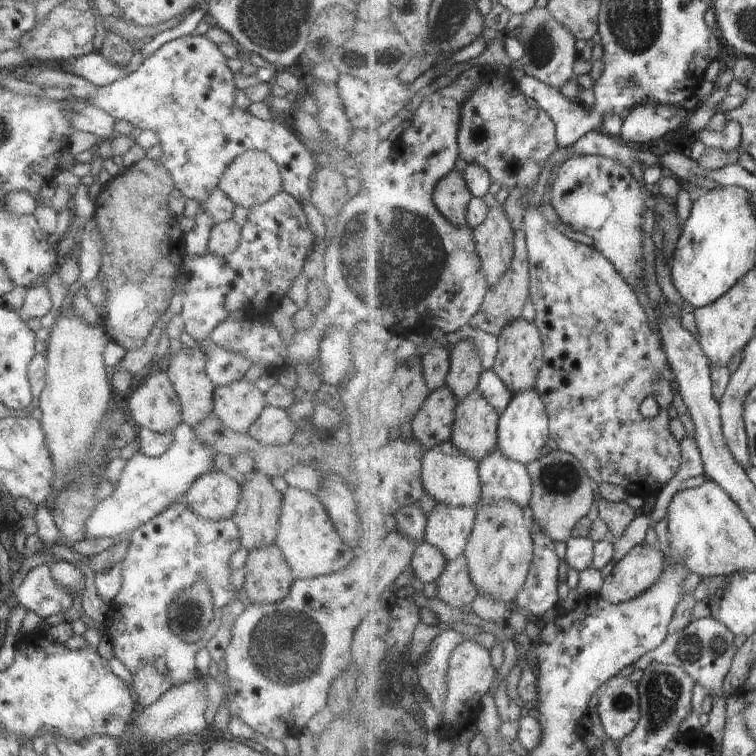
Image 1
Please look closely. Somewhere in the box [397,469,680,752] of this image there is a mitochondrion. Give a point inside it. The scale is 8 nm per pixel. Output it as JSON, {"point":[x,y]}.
{"point":[621,701]}

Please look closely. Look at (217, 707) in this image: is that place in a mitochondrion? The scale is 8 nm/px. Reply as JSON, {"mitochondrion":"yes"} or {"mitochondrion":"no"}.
{"mitochondrion":"no"}

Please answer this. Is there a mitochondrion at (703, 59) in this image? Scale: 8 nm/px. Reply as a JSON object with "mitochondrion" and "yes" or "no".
{"mitochondrion":"no"}

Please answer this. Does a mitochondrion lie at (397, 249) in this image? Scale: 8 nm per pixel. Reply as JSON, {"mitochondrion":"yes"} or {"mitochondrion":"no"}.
{"mitochondrion":"yes"}

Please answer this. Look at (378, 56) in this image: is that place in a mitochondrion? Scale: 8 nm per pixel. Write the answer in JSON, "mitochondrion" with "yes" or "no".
{"mitochondrion":"yes"}

